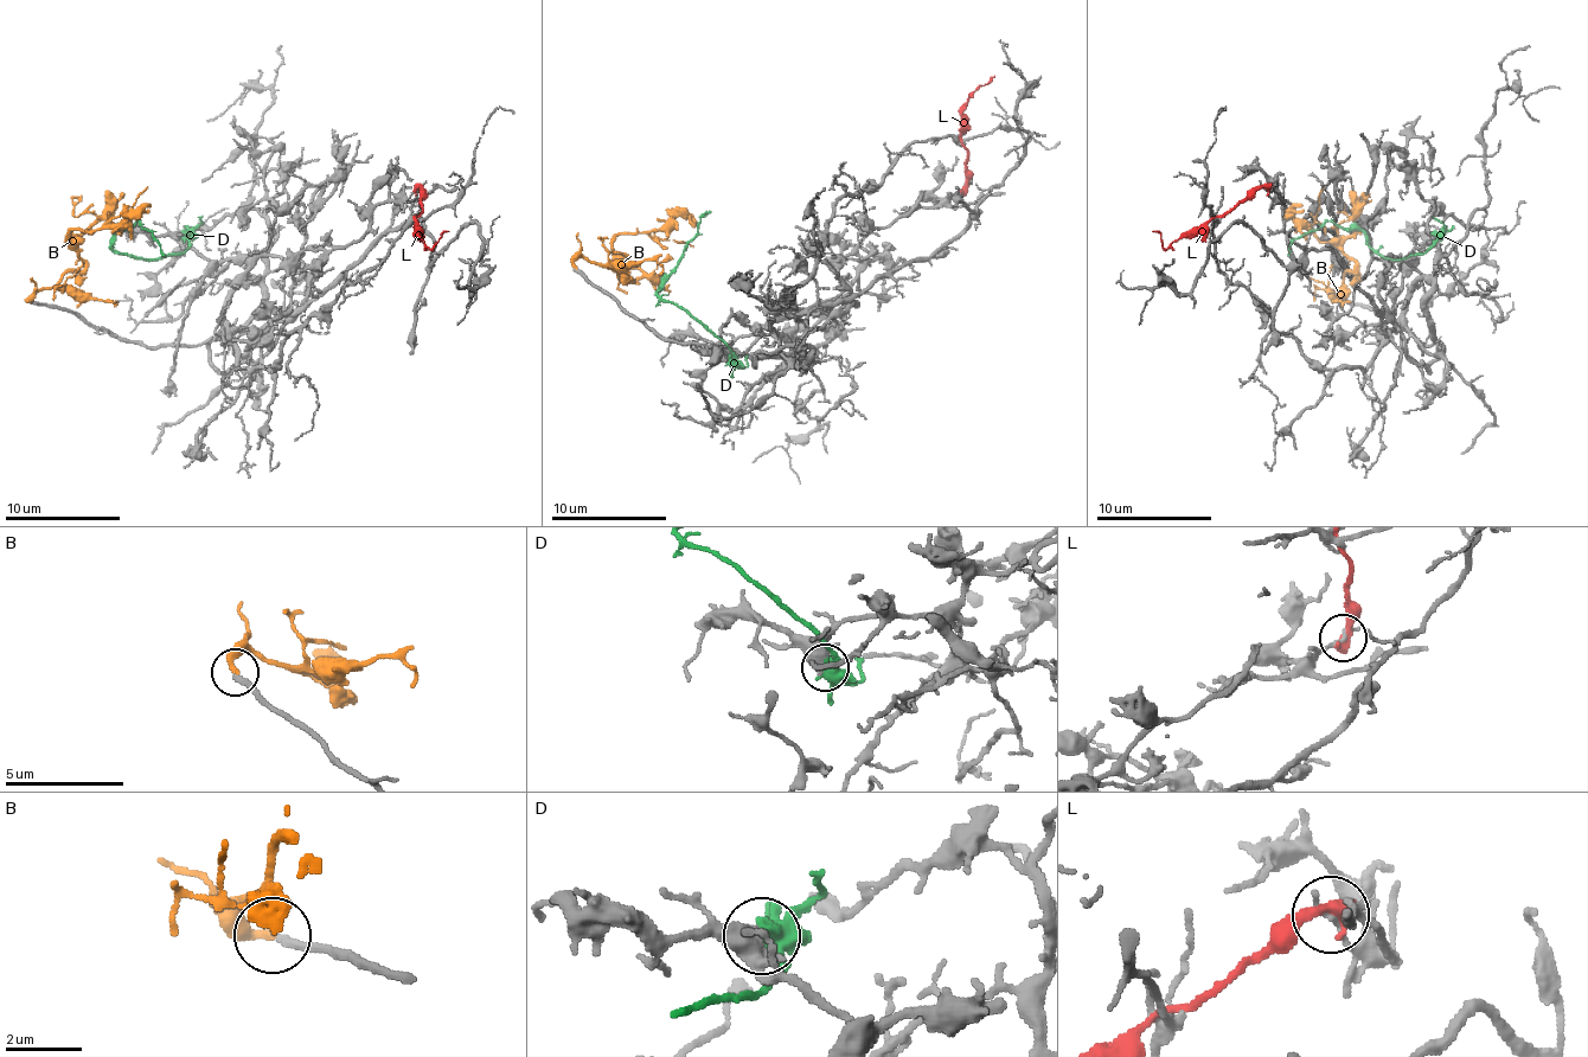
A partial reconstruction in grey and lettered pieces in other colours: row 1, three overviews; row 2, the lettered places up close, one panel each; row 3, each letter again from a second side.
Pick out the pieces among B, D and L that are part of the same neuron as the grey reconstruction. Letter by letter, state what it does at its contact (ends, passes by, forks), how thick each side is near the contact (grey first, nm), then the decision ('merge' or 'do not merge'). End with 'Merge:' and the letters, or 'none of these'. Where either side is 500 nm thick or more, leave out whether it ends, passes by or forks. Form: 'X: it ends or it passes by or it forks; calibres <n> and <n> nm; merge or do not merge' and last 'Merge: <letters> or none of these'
B: it ends; calibres 240 and 320 nm; do not merge
D: calibres 650 and 380 nm; do not merge
L: it ends; calibres 170 and 480 nm; do not merge
Merge: none of these

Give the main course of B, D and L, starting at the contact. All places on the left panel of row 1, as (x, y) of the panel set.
B: (29, 301), (83, 267), (65, 241), (71, 229), (101, 229), (123, 215), (147, 186)
D: (184, 235), (187, 247), (181, 252), (161, 257), (132, 257), (111, 247), (121, 229), (138, 220), (164, 255)
L: (417, 189), (421, 212), (415, 232), (433, 249), (441, 235), (449, 232)

